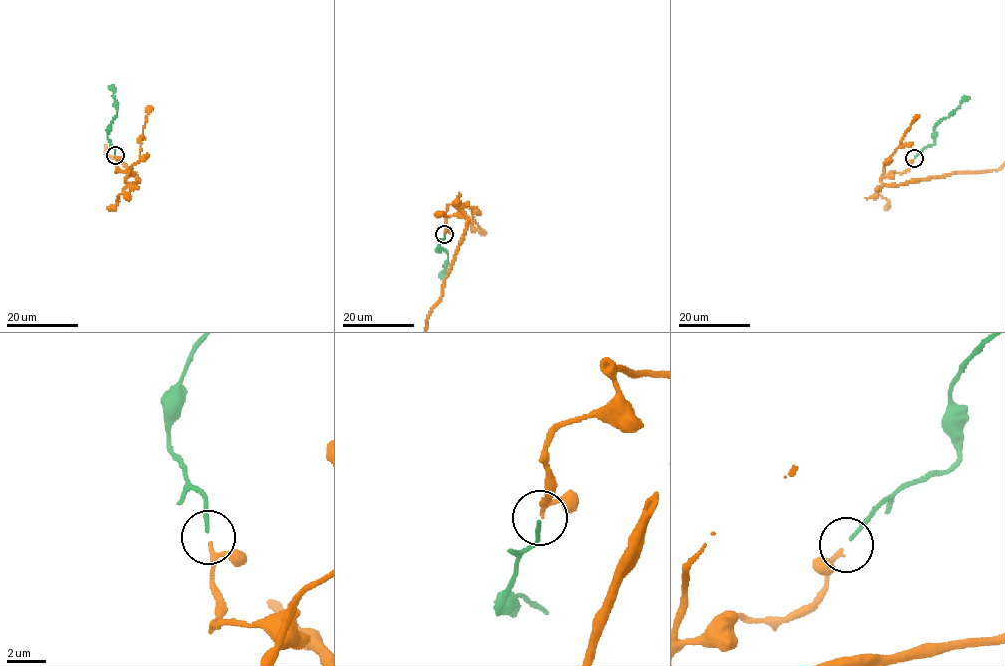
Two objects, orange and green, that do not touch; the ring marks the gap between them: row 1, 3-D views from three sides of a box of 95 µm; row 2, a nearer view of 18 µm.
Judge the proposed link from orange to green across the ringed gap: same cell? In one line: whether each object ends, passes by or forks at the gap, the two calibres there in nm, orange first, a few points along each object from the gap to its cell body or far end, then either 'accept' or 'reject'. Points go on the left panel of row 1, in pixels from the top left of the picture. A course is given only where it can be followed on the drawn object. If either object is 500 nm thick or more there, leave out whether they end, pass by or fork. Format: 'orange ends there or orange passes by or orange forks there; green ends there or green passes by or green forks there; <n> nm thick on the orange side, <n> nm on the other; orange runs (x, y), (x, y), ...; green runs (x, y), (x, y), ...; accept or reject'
orange passes by; green ends there; 170 nm thick on the orange side, 180 nm on the other; green runs (115, 154), (108, 138), (108, 128), (117, 113), (117, 103), (110, 86); accept

